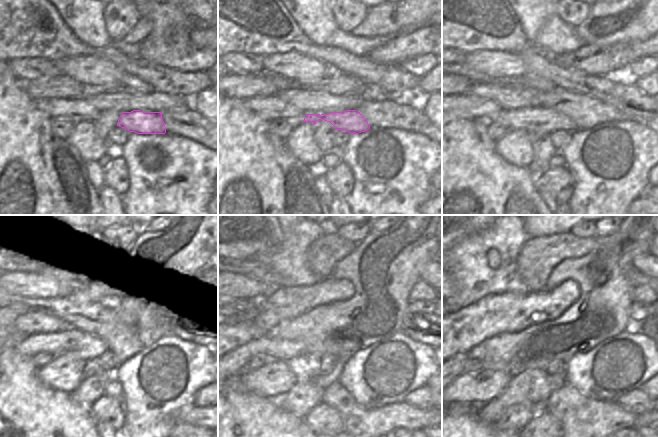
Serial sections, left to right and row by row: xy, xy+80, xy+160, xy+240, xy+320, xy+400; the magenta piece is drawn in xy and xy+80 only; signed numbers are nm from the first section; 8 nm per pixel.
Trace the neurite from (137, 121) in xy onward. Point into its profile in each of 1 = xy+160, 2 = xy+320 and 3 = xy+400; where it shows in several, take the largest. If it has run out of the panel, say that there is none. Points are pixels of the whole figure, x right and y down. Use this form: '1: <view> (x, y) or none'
1: xy+160 (536, 120)
2: xy+320 (238, 358)
3: xy+400 (462, 357)

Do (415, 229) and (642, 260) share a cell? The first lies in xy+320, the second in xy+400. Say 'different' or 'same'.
different

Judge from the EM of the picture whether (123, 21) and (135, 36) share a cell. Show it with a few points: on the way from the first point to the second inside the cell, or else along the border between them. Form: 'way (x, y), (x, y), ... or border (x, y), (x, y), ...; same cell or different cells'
border (141, 17), (121, 39); different cells

